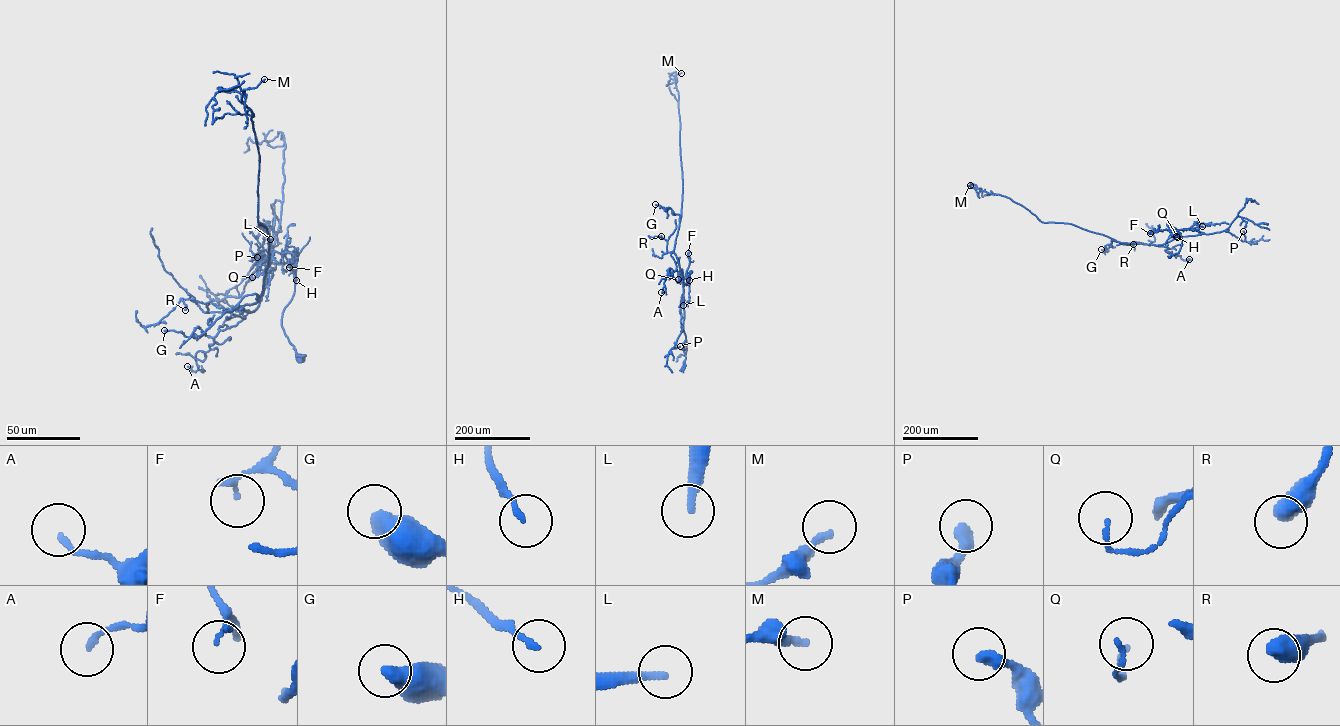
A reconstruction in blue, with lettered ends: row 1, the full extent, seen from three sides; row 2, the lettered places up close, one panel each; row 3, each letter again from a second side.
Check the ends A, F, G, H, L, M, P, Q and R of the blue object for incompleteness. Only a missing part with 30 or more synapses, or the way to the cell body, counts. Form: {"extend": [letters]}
{"extend": []}

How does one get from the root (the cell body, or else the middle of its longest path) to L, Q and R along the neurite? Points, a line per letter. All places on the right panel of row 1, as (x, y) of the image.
L: (1169, 257), (1178, 253), (1182, 245), (1181, 235), (1174, 229), (1202, 226)
Q: (1169, 257), (1178, 253), (1182, 245), (1181, 235), (1174, 229), (1176, 236)
R: (1169, 257), (1182, 245), (1181, 235), (1174, 229), (1175, 237), (1165, 243), (1133, 244)

